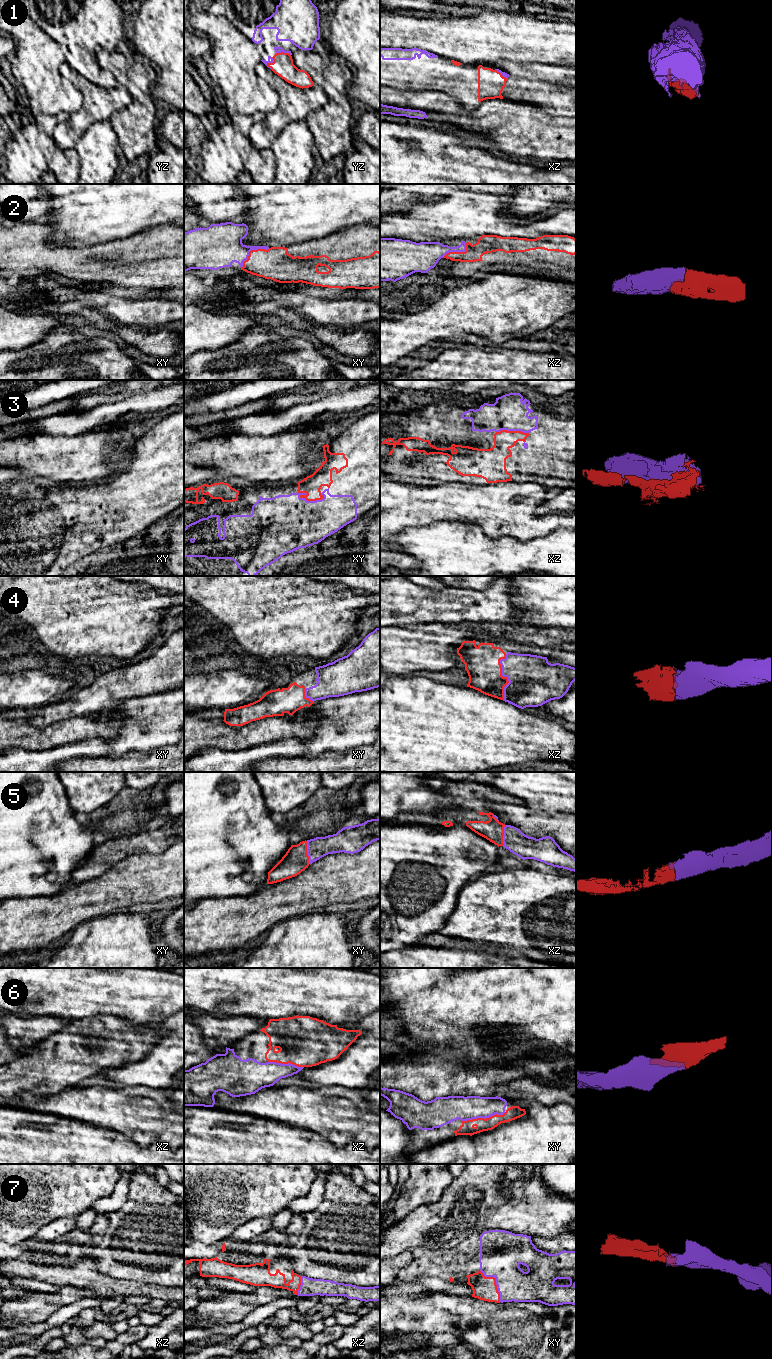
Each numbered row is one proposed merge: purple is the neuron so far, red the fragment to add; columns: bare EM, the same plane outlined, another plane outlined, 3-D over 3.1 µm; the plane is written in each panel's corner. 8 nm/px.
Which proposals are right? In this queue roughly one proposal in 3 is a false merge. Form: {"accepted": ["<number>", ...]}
{"accepted": ["1", "2", "3", "4", "5", "6", "7"]}

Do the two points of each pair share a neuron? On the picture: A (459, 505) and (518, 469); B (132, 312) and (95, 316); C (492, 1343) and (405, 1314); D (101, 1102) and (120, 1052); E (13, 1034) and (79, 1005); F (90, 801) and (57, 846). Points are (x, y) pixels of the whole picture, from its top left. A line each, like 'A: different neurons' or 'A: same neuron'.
A: different neurons
B: different neurons
C: same neuron
D: different neurons
E: different neurons
F: different neurons

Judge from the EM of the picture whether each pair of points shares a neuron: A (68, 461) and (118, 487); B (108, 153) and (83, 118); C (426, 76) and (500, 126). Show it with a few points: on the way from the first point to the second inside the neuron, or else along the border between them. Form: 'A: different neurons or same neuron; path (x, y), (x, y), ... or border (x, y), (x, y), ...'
A: different neurons; border (123, 466), (115, 474), (101, 482)
B: different neurons; border (108, 119), (94, 121), (83, 133)
C: different neurons; border (496, 98), (483, 99), (473, 109), (454, 100)

